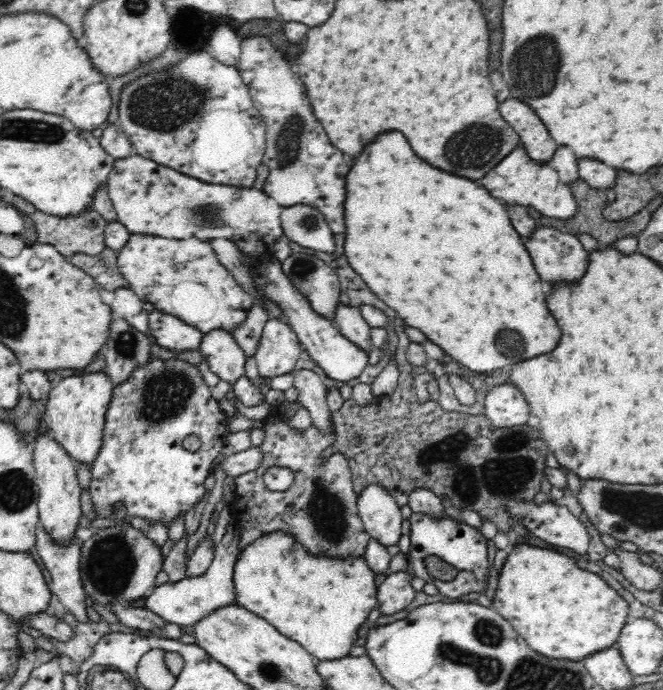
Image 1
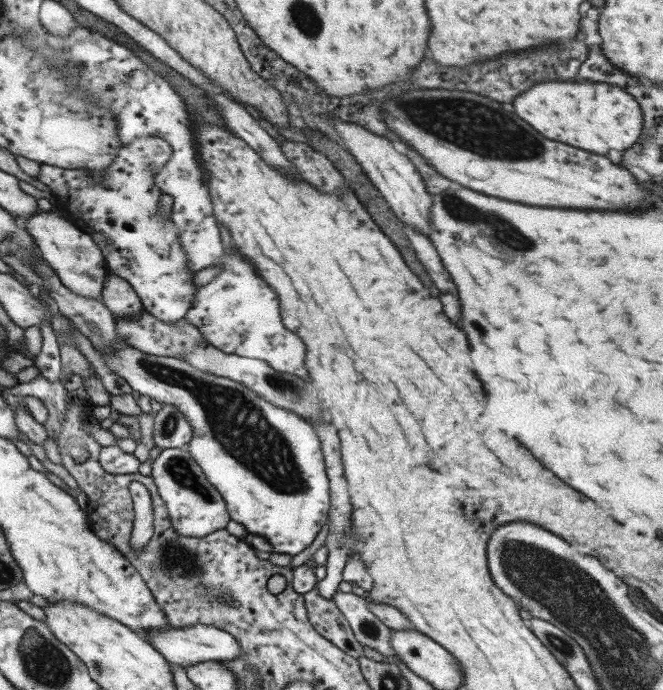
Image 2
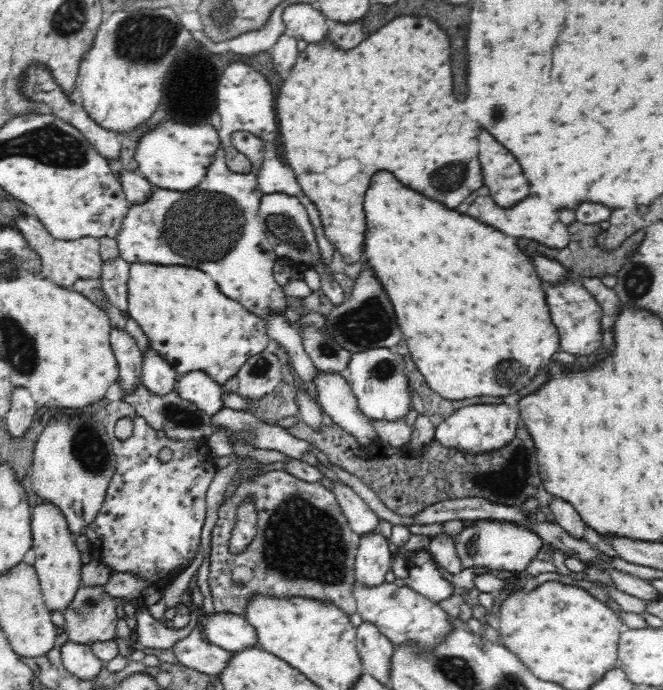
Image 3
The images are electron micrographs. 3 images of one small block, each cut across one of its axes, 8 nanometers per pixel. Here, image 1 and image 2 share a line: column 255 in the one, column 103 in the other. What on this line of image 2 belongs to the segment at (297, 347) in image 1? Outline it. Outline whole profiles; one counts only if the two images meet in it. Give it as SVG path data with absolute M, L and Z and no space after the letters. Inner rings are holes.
M119 338L117 354L103 356L103 360L115 374L127 380L133 392L149 396L151 402L159 402L161 406L173 406L183 414L193 432L185 448L189 450L189 456L197 462L197 466L203 470L209 484L213 484L217 494L223 498L231 520L243 524L249 534L265 538L277 554L295 556L315 540L321 526L329 518L331 496L329 482L325 476L321 444L315 430L305 418L297 416L287 408L267 402L257 392L245 388L235 380L197 370L177 358L143 356L141 352L123 346Z

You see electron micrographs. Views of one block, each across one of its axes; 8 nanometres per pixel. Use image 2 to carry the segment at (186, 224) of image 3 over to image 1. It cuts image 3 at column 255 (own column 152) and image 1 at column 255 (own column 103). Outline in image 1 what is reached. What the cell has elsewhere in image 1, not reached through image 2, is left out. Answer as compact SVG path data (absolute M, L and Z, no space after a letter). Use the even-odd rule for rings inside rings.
M130 156L116 160L110 176L108 176L108 196L118 212L118 222L126 228L130 236L154 236L164 240L202 240L204 244L212 244L214 240L230 240L240 256L250 264L260 262L262 258L274 256L274 244L284 238L280 230L280 214L284 206L280 206L274 198L264 194L264 182L270 176L270 168L262 162L256 168L256 182L250 188L240 188L232 184L206 184L202 180L184 176L172 168L160 166L154 160L144 156Z

